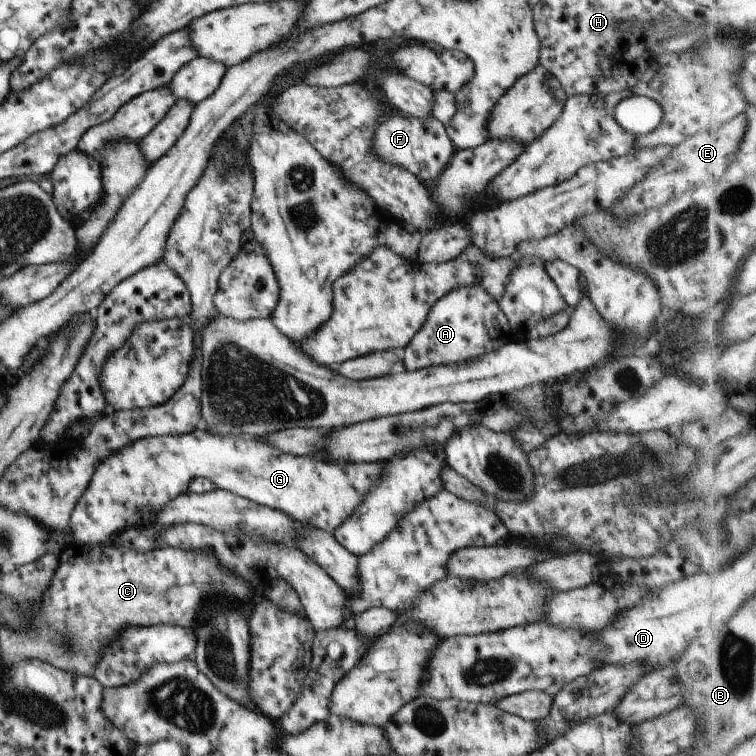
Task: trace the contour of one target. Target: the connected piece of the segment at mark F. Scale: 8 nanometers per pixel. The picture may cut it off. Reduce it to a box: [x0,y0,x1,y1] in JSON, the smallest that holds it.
[370,114,454,184]

